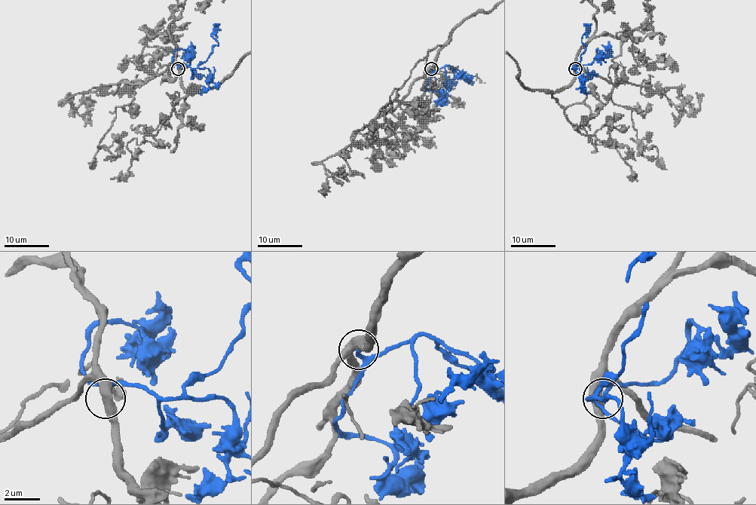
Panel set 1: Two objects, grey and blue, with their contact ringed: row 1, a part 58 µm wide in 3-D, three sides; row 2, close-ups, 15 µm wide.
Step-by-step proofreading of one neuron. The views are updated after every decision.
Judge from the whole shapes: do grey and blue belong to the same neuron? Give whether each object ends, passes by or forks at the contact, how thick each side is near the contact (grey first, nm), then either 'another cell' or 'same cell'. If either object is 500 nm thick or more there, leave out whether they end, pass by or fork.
500/240 nm | same cell

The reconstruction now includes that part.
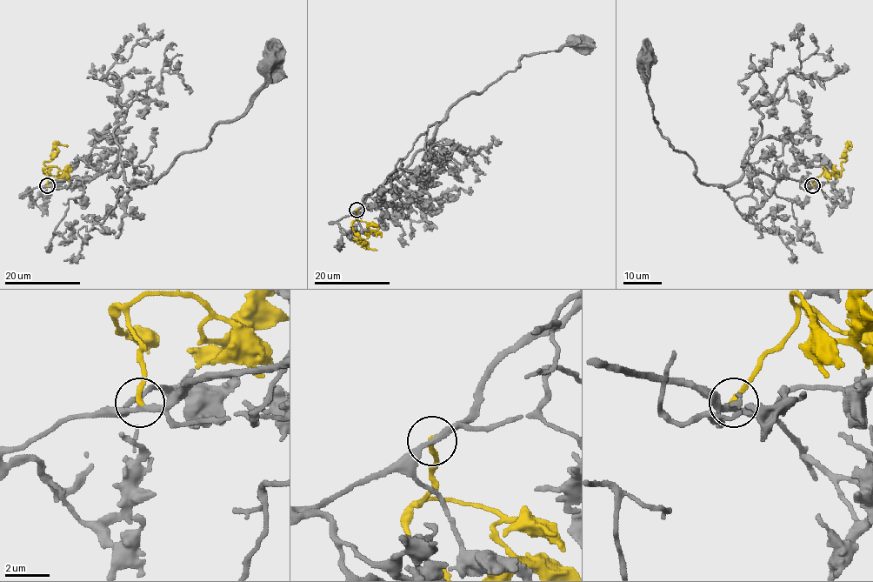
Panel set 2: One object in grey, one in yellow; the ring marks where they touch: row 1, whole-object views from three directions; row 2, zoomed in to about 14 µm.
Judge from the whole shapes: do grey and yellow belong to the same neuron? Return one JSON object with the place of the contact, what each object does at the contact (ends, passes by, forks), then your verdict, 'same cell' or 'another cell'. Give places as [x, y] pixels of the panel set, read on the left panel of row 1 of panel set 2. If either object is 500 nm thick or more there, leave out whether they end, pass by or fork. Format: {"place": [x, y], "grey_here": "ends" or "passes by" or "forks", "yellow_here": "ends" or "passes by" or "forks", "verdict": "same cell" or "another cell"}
{"place": [47, 185], "grey_here": "passes by", "yellow_here": "ends", "verdict": "same cell"}

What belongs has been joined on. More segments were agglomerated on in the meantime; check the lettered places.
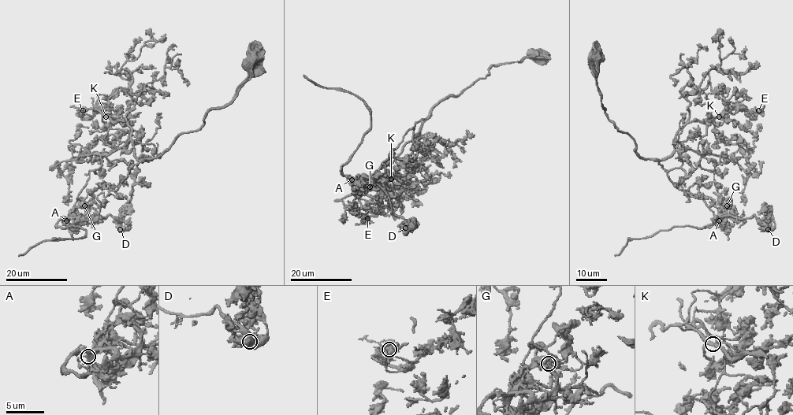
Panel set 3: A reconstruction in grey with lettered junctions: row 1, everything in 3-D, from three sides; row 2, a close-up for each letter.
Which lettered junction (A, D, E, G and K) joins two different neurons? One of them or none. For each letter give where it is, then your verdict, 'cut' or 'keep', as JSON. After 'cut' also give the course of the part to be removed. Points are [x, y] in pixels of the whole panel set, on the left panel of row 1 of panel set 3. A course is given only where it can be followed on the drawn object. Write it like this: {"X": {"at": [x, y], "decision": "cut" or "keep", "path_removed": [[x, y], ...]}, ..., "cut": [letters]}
{"A": {"at": [66, 220], "decision": "keep"}, "D": {"at": [120, 229], "decision": "keep"}, "E": {"at": [83, 110], "decision": "keep"}, "G": {"at": [84, 205], "decision": "cut", "path_removed": [[85, 206], [57, 224], [63, 228], [80, 226], [85, 231], [83, 237], [43, 240], [19, 255]]}, "K": {"at": [106, 116], "decision": "keep"}, "cut": ["G"]}

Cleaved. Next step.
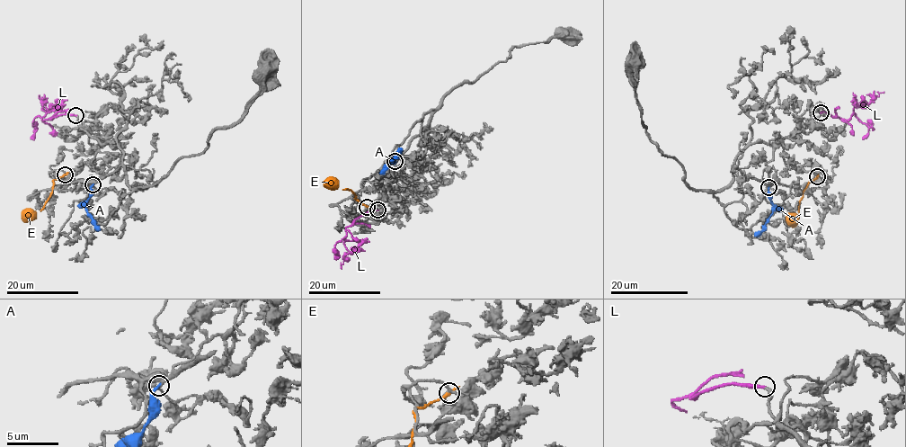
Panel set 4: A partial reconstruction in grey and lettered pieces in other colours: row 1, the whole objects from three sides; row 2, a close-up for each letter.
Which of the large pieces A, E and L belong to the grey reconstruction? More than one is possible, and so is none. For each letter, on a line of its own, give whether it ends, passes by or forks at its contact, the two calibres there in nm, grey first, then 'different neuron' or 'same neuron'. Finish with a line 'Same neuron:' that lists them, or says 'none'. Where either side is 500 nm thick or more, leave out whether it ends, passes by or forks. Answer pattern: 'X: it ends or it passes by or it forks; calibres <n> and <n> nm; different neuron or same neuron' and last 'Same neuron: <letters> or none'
A: it ends; calibres 260 and 220 nm; different neuron
E: it ends; calibres 200 and 280 nm; different neuron
L: it ends; calibres 240 and 220 nm; same neuron
Same neuron: L

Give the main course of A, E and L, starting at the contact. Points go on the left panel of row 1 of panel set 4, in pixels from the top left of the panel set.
A: (93, 184), (85, 209), (99, 230)
E: (65, 174), (53, 180), (52, 192), (43, 208), (36, 214), (24, 213), (22, 216)
L: (75, 115), (61, 114), (45, 121), (42, 119), (46, 112), (41, 109), (47, 110), (39, 95)

